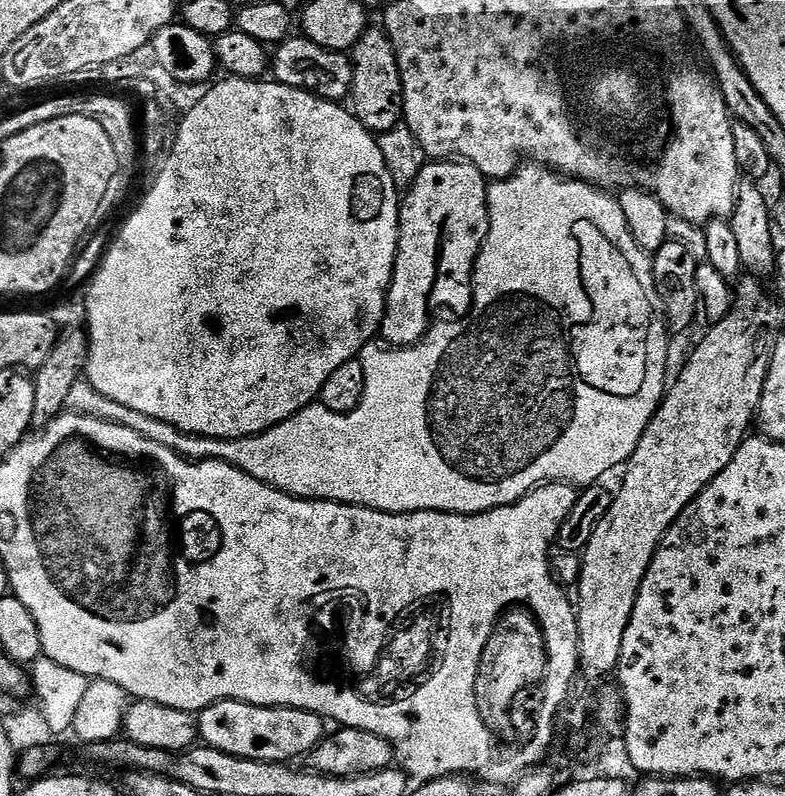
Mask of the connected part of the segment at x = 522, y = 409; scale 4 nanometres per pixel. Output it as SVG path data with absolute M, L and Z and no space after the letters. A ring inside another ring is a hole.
M528 162L505 180L488 185L488 233L476 259L476 270L472 274L472 311L463 318L444 318L433 323L419 344L409 344L407 348L368 343L358 357L362 370L366 370L366 386L360 405L354 411L332 412L323 404L313 402L286 422L262 434L247 436L241 440L219 440L191 436L179 432L168 422L158 422L158 418L138 414L138 410L122 406L122 402L114 402L114 398L98 394L98 390L94 390L87 378L76 380L74 386L70 386L67 407L90 418L126 426L142 438L158 442L158 446L166 446L166 450L172 450L185 460L221 460L250 474L250 478L276 488L288 496L299 496L301 500L336 500L339 504L354 504L379 512L457 512L463 516L473 516L475 512L489 512L507 504L517 503L541 484L563 482L573 486L592 486L603 481L600 479L607 472L627 465L646 426L660 407L666 391L666 381L669 379L670 333L663 315L650 295L655 293L655 290L656 283L652 277L649 253L644 252L634 242L626 226L626 214L622 214L619 199L594 184L585 184L583 180L562 176L543 164Z

